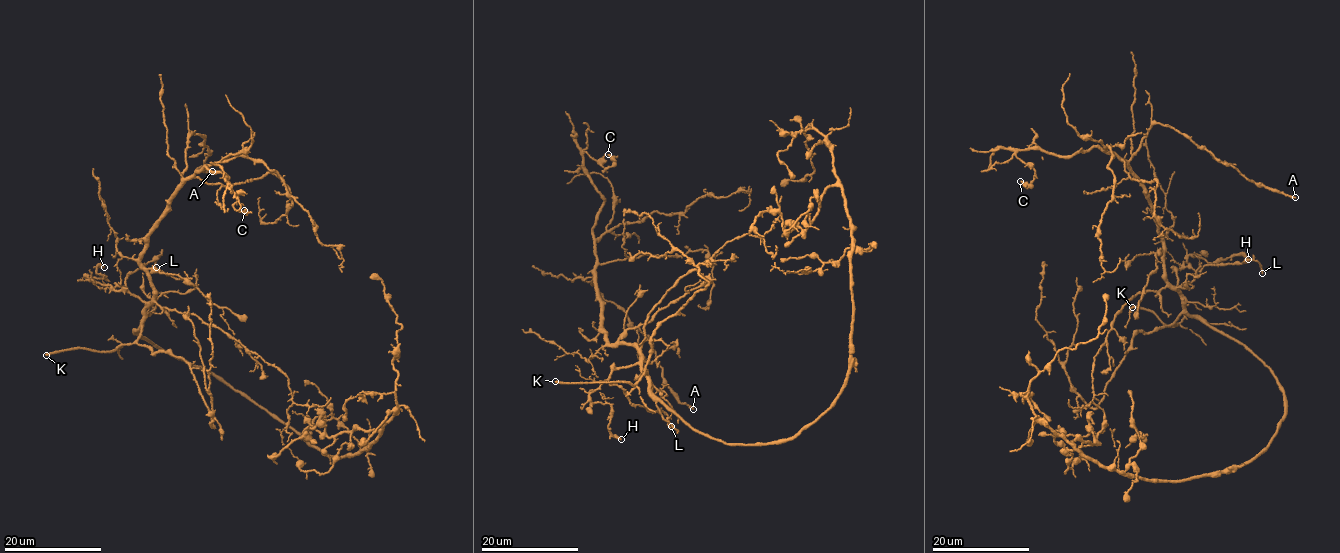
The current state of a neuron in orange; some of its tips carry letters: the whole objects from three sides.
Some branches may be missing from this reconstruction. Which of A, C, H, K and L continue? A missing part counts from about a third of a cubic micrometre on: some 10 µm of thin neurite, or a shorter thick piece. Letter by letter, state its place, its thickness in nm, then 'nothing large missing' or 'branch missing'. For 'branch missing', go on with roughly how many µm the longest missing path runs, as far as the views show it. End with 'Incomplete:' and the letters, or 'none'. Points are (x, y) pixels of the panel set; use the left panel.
A: place (212, 171); calibre 280 nm; branch missing; missing 15 µm
C: place (244, 210); calibre 300 nm; nothing large missing
H: place (104, 267); calibre 360 nm; nothing large missing
K: place (46, 355); calibre 320 nm; branch missing; missing 60 µm
L: place (156, 267); calibre 180 nm; nothing large missing
Incomplete: A, K

